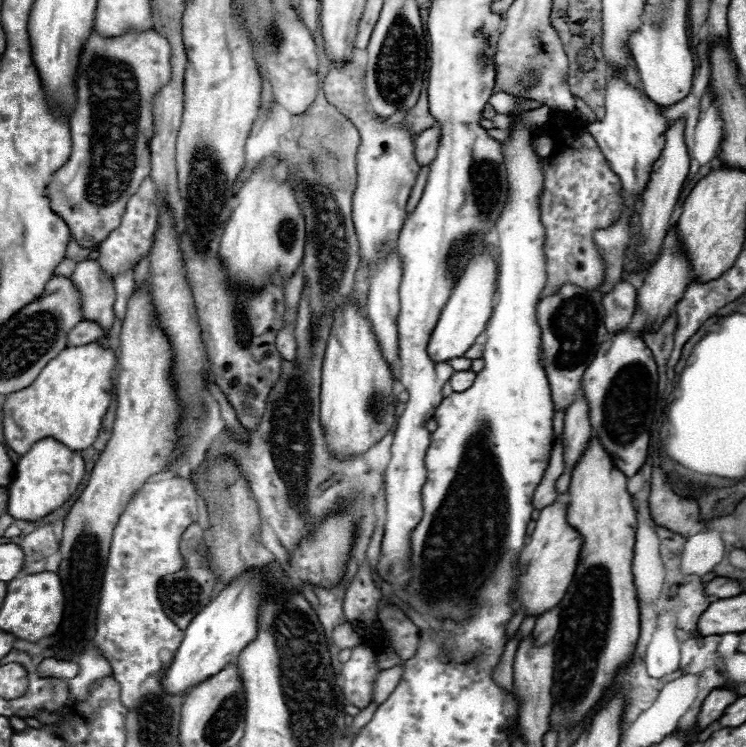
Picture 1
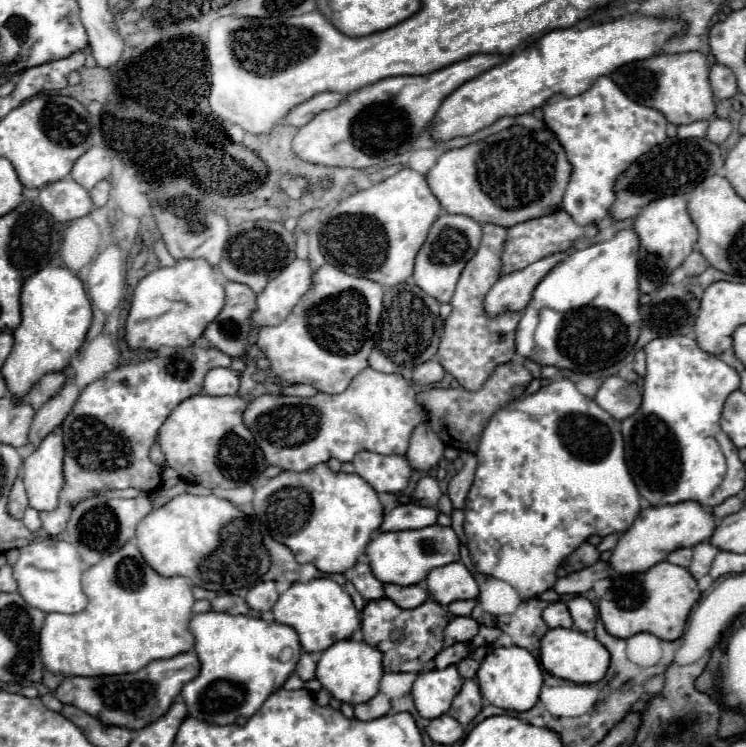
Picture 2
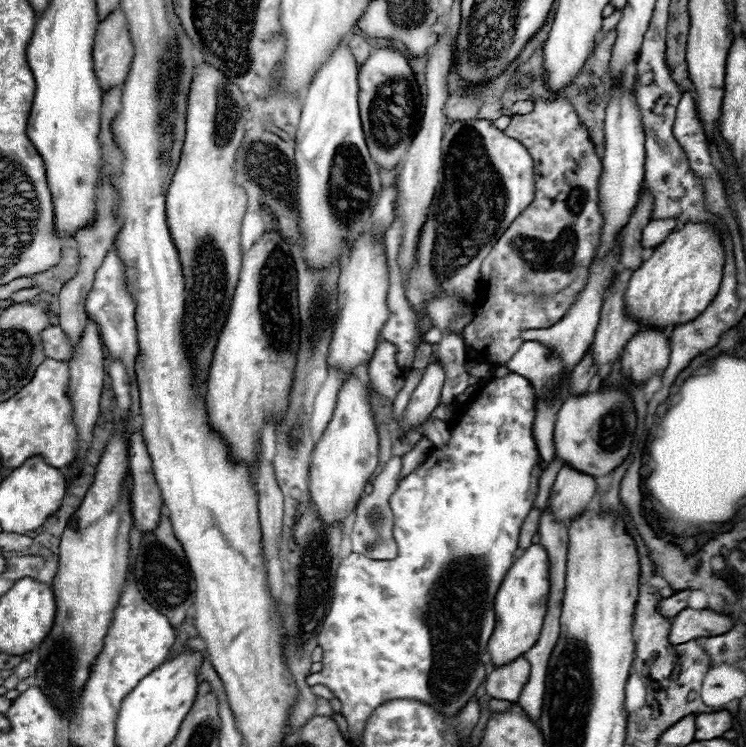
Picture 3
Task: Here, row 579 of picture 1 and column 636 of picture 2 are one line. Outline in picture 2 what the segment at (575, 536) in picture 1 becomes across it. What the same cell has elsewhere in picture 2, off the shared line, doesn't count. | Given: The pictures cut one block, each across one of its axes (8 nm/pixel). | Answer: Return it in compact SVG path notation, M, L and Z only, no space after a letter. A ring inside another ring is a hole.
M680 502L672 506L650 506L642 510L628 532L624 532L618 544L612 550L608 560L610 568L618 574L646 572L654 564L666 560L666 556L678 548L696 546L712 536L716 528L716 518L710 512L704 512L696 502Z

